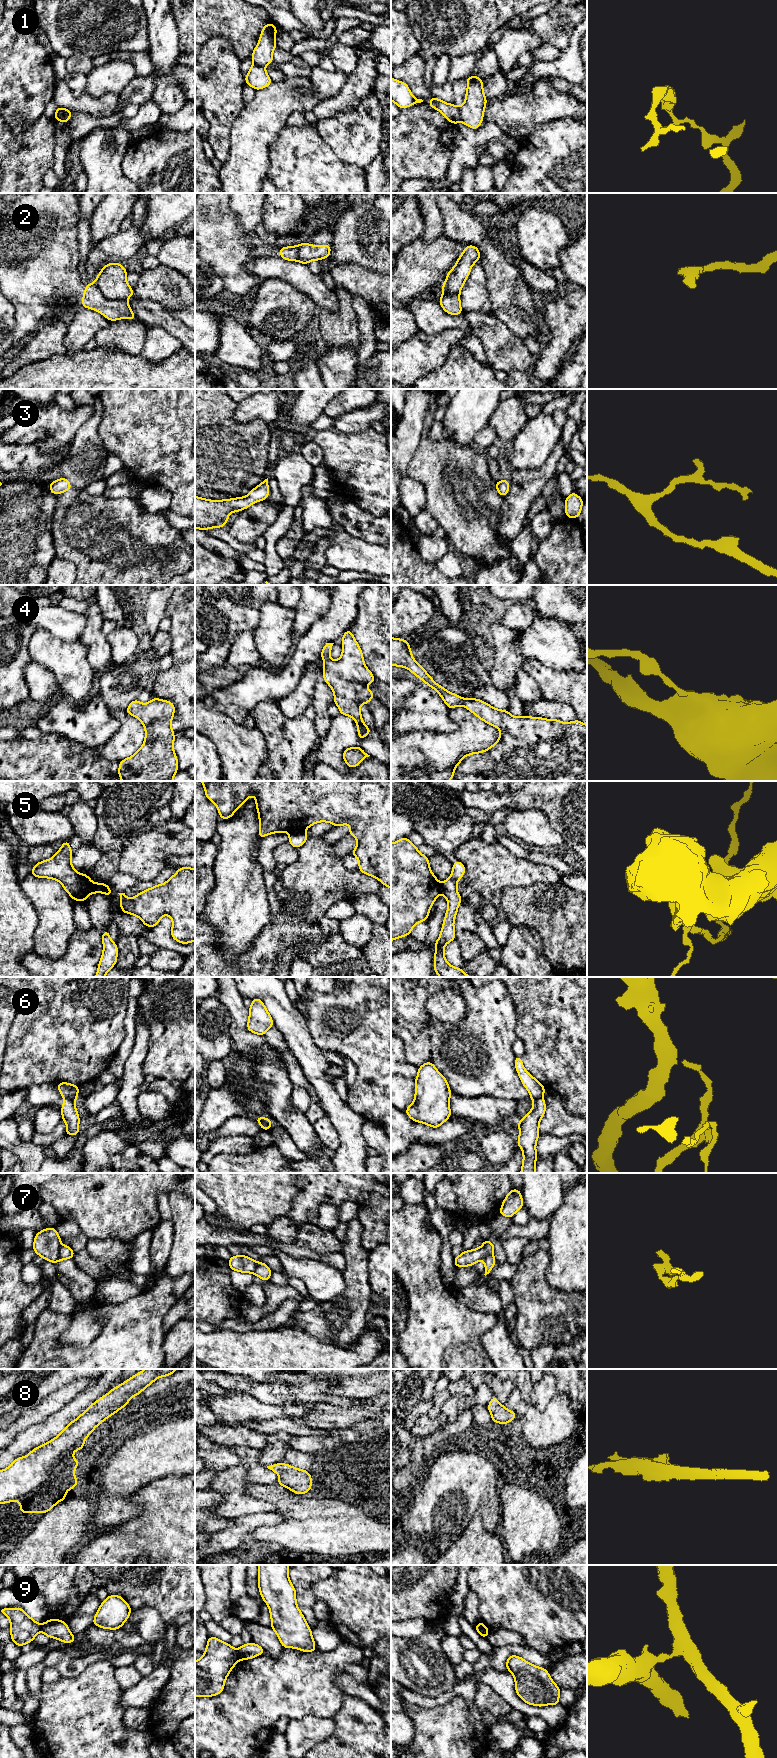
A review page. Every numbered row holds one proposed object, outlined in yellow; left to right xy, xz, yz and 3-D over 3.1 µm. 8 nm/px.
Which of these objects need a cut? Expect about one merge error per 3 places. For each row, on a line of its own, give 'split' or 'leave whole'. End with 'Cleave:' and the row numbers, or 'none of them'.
1: split
2: split
3: leave whole
4: leave whole
5: split
6: split
7: split
8: leave whole
9: split
Cleave: 1, 2, 5, 6, 7, 9

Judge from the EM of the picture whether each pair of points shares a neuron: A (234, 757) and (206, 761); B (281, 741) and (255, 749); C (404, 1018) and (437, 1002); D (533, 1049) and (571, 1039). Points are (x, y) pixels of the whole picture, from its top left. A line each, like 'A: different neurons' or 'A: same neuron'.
A: different neurons
B: different neurons
C: different neurons
D: same neuron

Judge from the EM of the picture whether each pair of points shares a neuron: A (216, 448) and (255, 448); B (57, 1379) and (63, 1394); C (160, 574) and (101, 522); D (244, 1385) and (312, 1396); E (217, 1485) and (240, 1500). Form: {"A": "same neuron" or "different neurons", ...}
{"A": "same neuron", "B": "different neurons", "C": "same neuron", "D": "same neuron", "E": "same neuron"}

